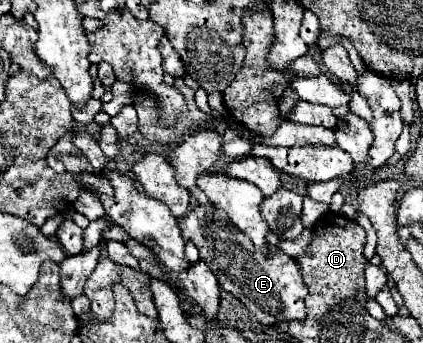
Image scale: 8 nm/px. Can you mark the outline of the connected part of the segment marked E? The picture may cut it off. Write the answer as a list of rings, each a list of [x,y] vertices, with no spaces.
[[[194,207],[180,221],[184,239],[190,239],[200,249],[200,257],[218,277],[220,285],[240,299],[262,325],[278,325],[284,321],[304,321],[306,305],[304,297],[308,295],[308,285],[304,283],[300,269],[294,259],[284,255],[280,249],[270,251],[268,255],[254,249],[250,239],[240,233],[234,223],[224,215],[224,211],[210,207]]]

